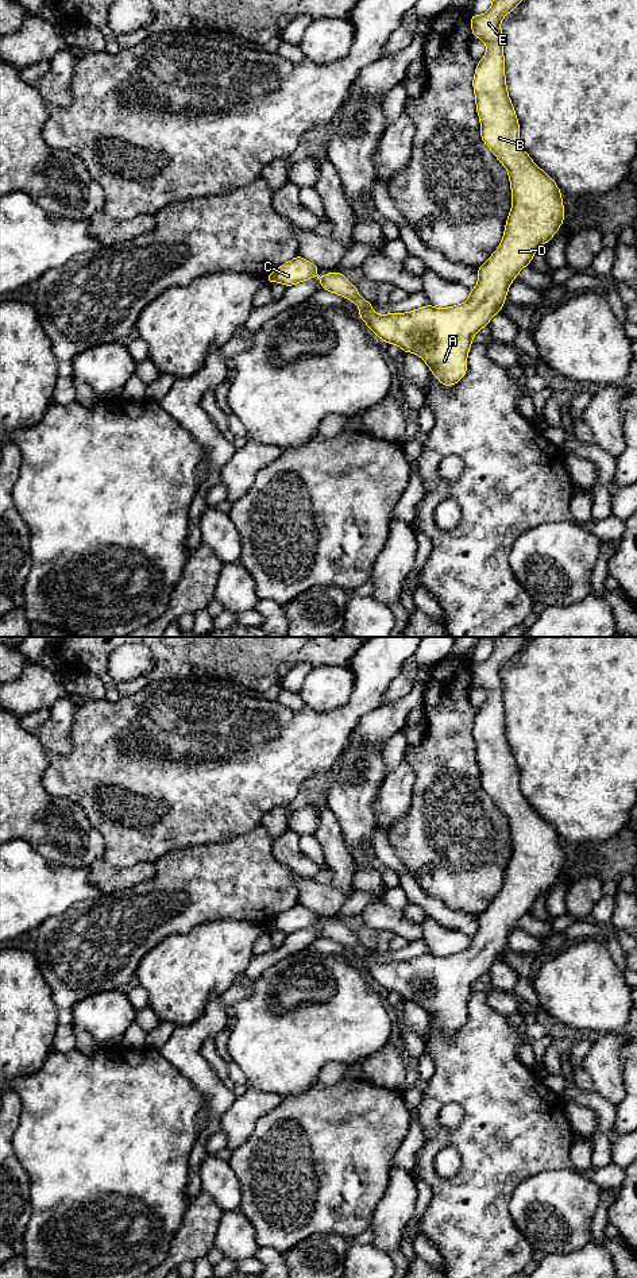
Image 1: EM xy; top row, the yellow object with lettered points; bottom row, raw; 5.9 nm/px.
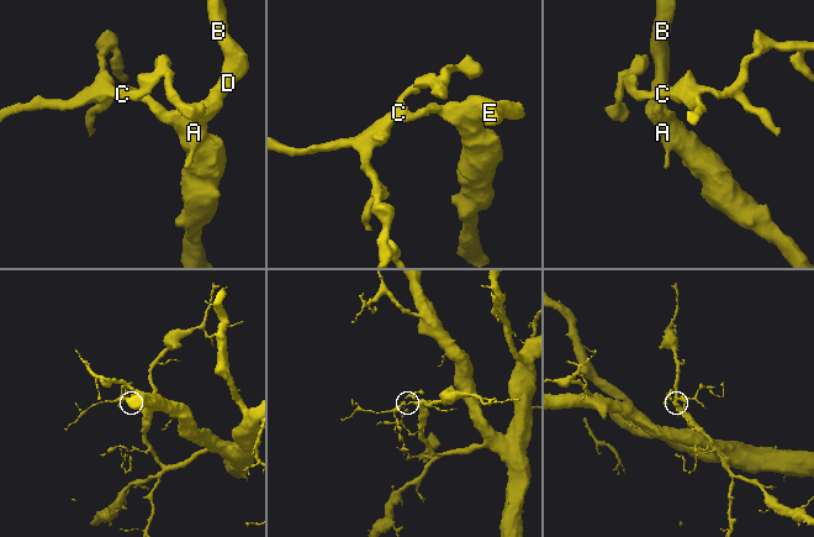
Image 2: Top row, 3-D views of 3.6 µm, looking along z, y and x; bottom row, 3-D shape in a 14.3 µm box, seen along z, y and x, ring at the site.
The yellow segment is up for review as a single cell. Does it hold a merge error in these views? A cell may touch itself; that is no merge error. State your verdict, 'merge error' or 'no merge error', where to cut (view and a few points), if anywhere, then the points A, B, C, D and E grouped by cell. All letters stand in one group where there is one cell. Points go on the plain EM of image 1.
no merge error | no cut | A B C D E

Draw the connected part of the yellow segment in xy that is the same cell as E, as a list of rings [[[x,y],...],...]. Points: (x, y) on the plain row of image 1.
[[[493,637],[493,653],[483,663],[471,663],[472,683],[480,686],[487,695],[486,703],[478,710],[474,722],[474,740],[476,760],[480,768],[480,784],[484,792],[493,799],[498,808],[509,821],[513,853],[505,873],[505,881],[499,895],[478,916],[479,928],[468,947],[463,951],[437,957],[432,953],[422,954],[408,961],[377,962],[371,957],[371,950],[359,943],[358,937],[345,927],[341,920],[329,919],[327,923],[317,922],[318,915],[300,903],[279,914],[265,928],[279,930],[287,935],[316,923],[321,930],[321,937],[336,941],[351,947],[360,955],[360,965],[368,976],[387,992],[395,992],[404,1000],[417,1001],[431,1016],[433,1023],[444,1034],[458,1031],[466,1022],[467,1001],[471,996],[475,981],[487,974],[490,966],[503,955],[507,937],[517,922],[526,914],[538,895],[549,891],[564,868],[564,853],[561,839],[555,829],[543,819],[528,803],[518,788],[520,773],[509,746],[505,726],[503,684],[501,668],[513,659],[530,637]]]

